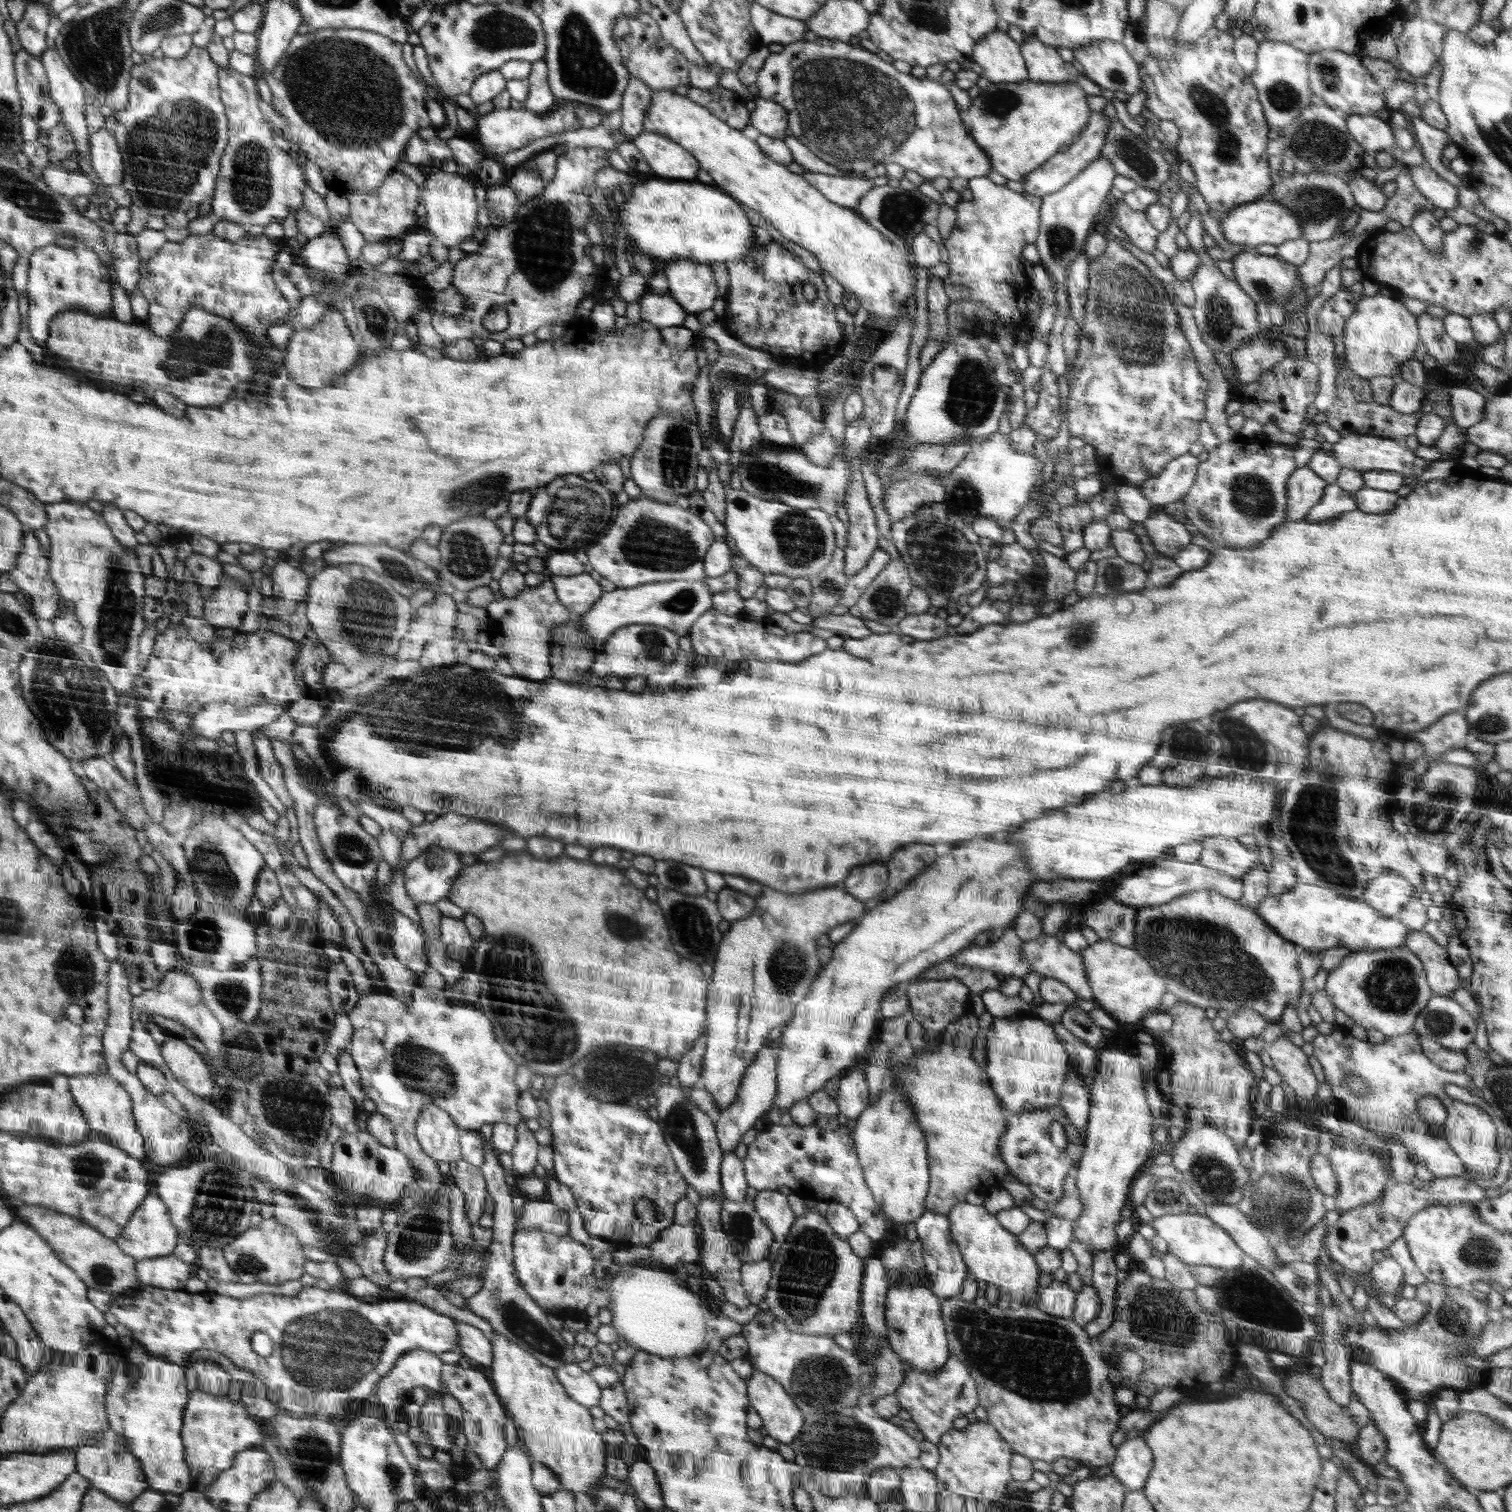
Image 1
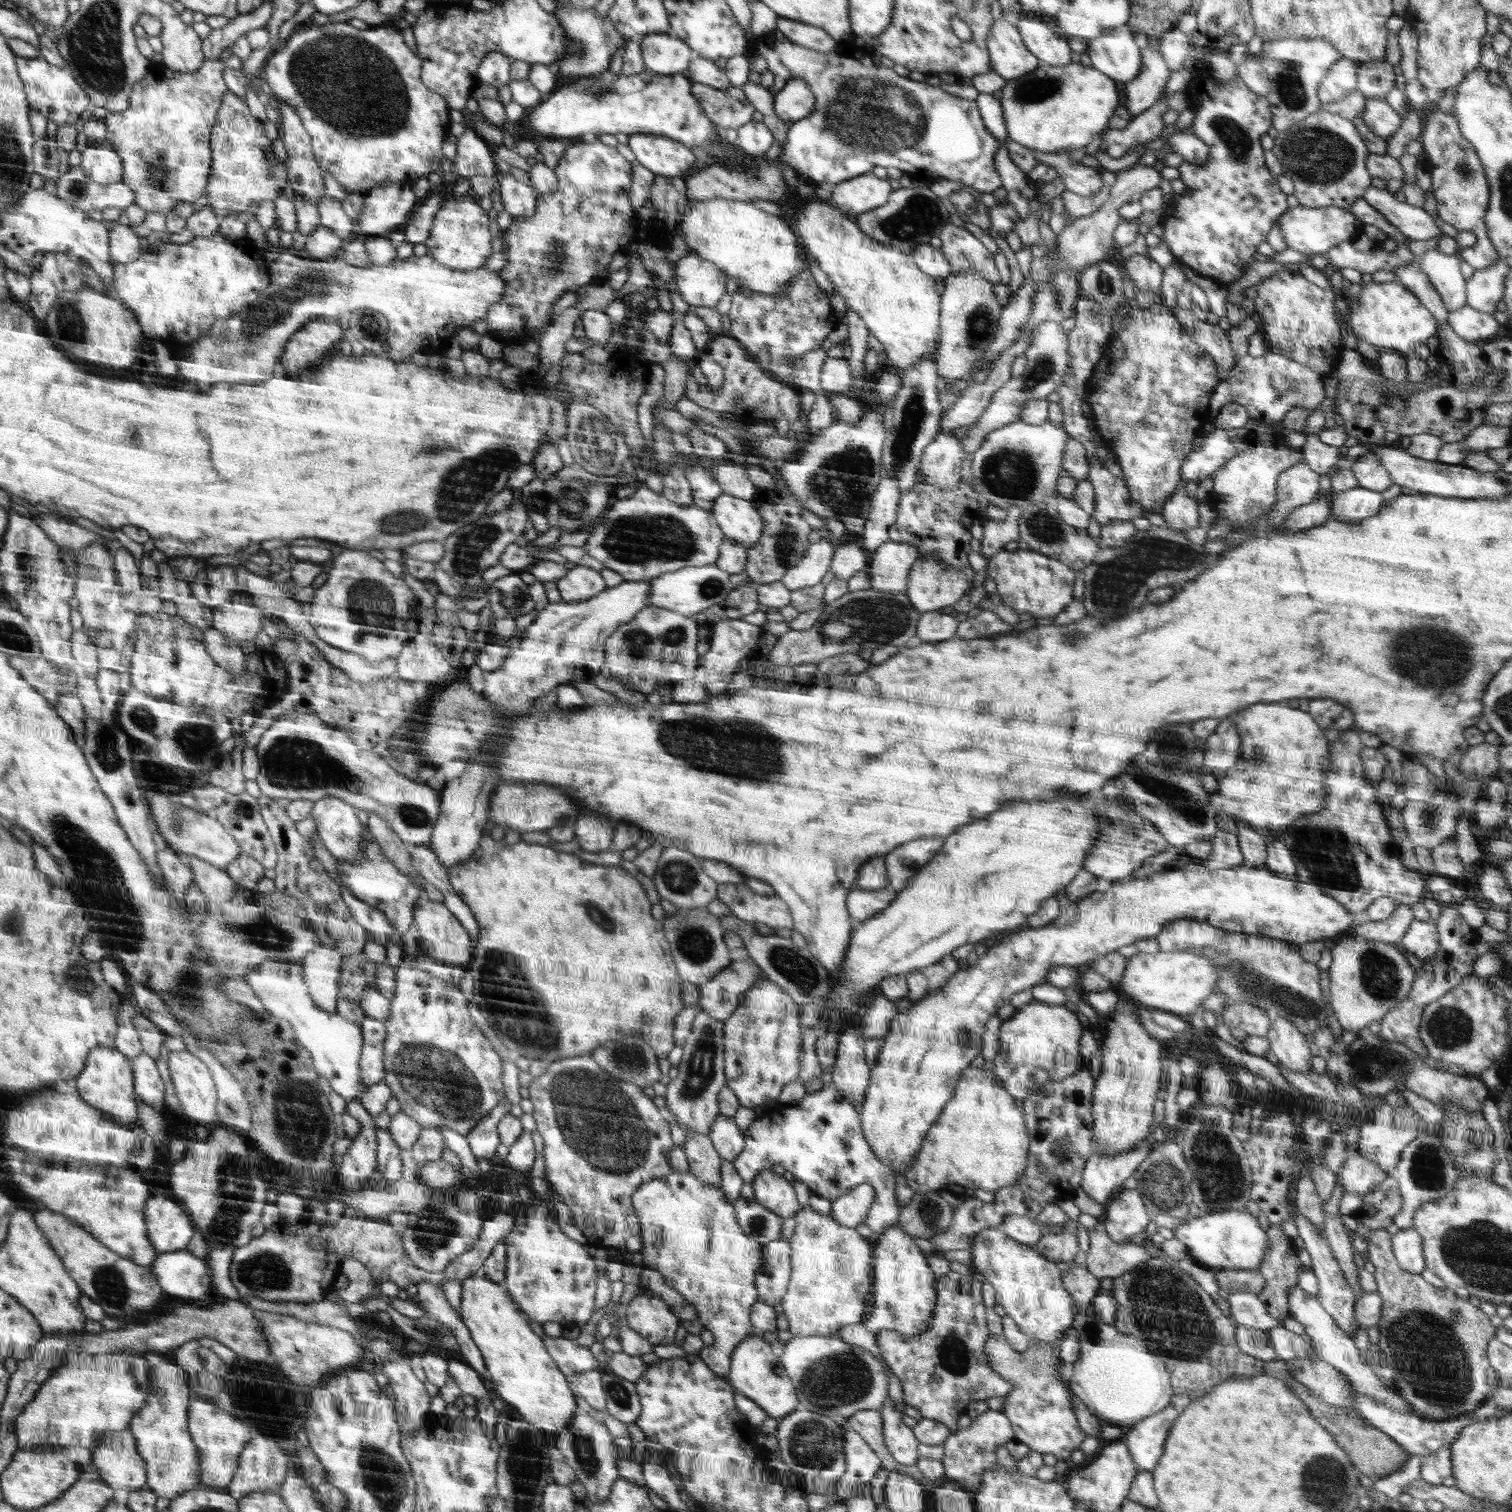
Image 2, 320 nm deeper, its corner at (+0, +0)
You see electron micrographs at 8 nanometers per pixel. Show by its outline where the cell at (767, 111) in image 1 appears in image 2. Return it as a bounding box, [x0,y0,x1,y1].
[774,79,815,122]

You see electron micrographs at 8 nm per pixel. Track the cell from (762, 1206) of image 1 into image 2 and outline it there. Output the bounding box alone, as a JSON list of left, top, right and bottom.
[751,1170,800,1219]

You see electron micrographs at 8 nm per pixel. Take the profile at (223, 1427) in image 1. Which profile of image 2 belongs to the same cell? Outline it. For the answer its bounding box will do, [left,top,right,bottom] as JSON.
[188,1395,250,1489]

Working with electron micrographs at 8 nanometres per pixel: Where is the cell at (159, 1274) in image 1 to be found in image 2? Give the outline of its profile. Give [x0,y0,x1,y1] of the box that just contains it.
[151,1249,210,1298]

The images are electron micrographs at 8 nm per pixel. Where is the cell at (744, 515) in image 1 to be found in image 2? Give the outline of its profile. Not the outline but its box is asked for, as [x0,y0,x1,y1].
[710,493,763,548]

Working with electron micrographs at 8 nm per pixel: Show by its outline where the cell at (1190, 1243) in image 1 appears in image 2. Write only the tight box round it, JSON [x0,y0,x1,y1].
[1172,1208,1268,1273]

